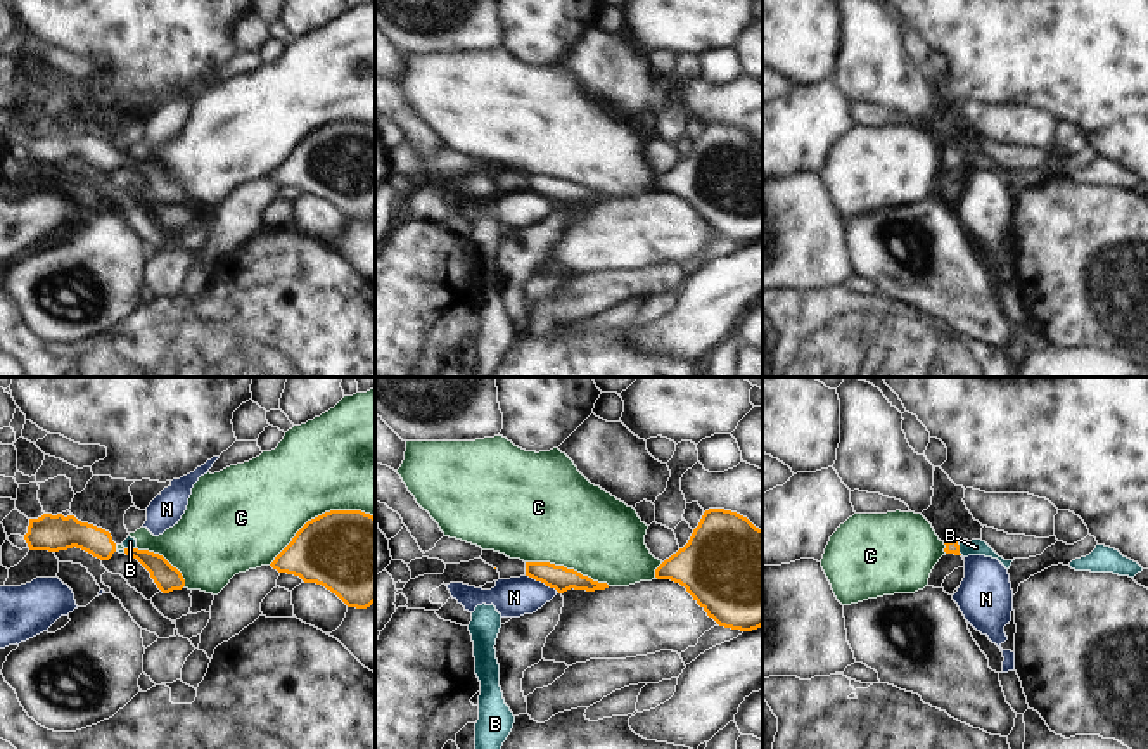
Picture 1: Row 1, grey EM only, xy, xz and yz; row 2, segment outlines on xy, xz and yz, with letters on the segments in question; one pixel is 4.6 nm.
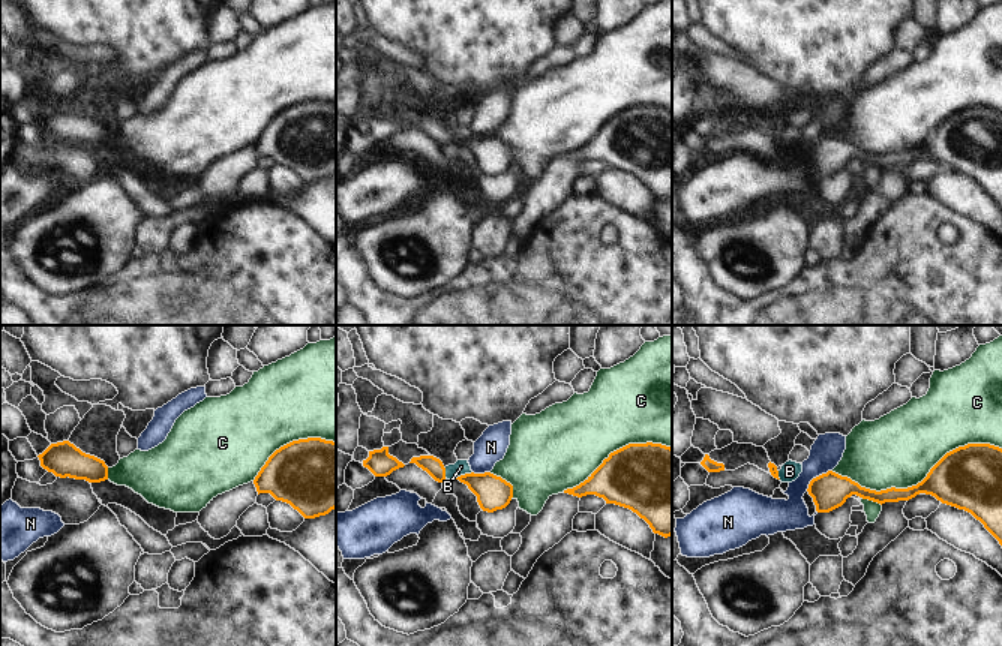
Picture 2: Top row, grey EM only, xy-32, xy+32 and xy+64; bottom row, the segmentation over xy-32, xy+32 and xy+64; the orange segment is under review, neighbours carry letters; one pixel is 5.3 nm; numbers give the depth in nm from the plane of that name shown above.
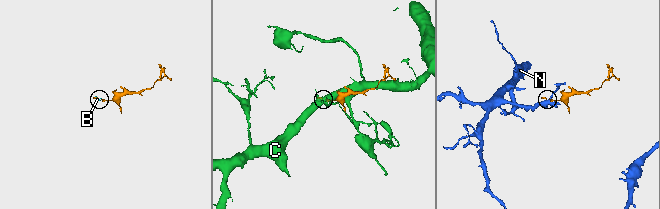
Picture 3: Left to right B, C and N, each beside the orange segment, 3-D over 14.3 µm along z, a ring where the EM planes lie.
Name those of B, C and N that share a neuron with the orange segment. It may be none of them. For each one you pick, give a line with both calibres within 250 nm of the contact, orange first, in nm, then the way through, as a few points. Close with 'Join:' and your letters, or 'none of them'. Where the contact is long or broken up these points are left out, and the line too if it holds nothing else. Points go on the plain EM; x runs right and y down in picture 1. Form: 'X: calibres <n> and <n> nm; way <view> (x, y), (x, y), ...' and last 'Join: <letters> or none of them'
Join: none of them

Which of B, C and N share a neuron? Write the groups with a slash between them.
B C / N

